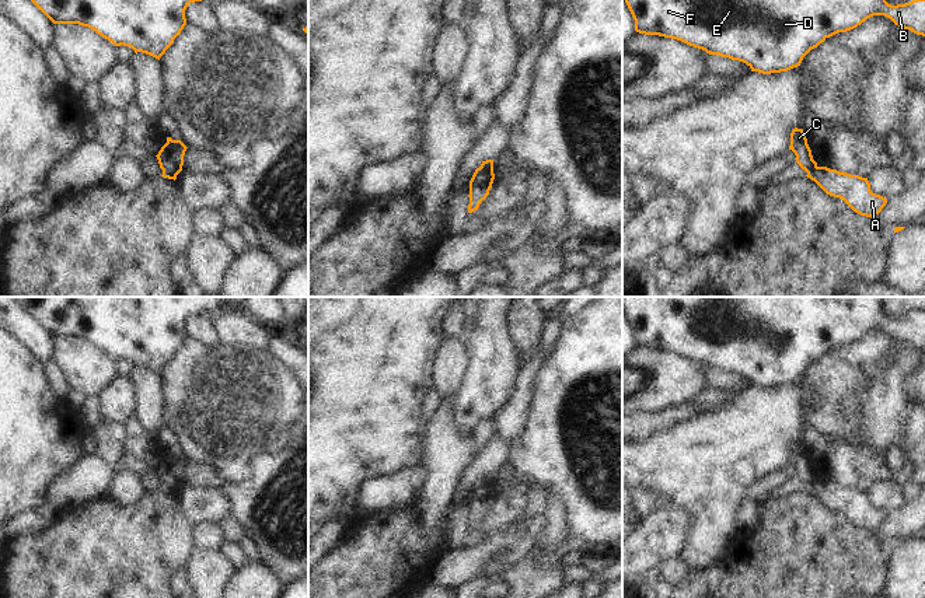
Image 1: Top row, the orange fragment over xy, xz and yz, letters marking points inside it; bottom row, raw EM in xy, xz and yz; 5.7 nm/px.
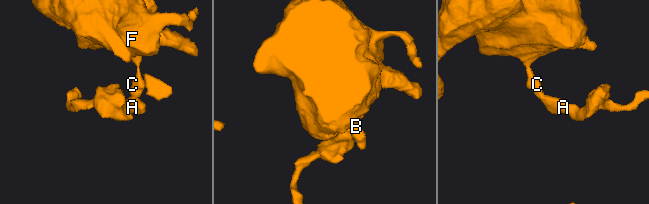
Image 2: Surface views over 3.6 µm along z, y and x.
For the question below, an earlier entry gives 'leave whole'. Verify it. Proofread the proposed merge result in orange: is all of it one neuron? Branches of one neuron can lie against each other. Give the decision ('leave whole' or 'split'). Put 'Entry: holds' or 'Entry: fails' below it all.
split
Entry: fails

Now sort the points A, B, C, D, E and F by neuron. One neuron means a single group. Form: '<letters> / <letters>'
A / B C D E F

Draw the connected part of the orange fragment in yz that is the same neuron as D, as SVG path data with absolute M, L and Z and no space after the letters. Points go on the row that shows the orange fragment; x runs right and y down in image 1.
M625 0L635 31L681 41L690 46L746 63L762 74L788 71L800 66L803 57L827 38L847 32L873 15L884 15L896 25L925 36L925 0L891 6L886 0Z

